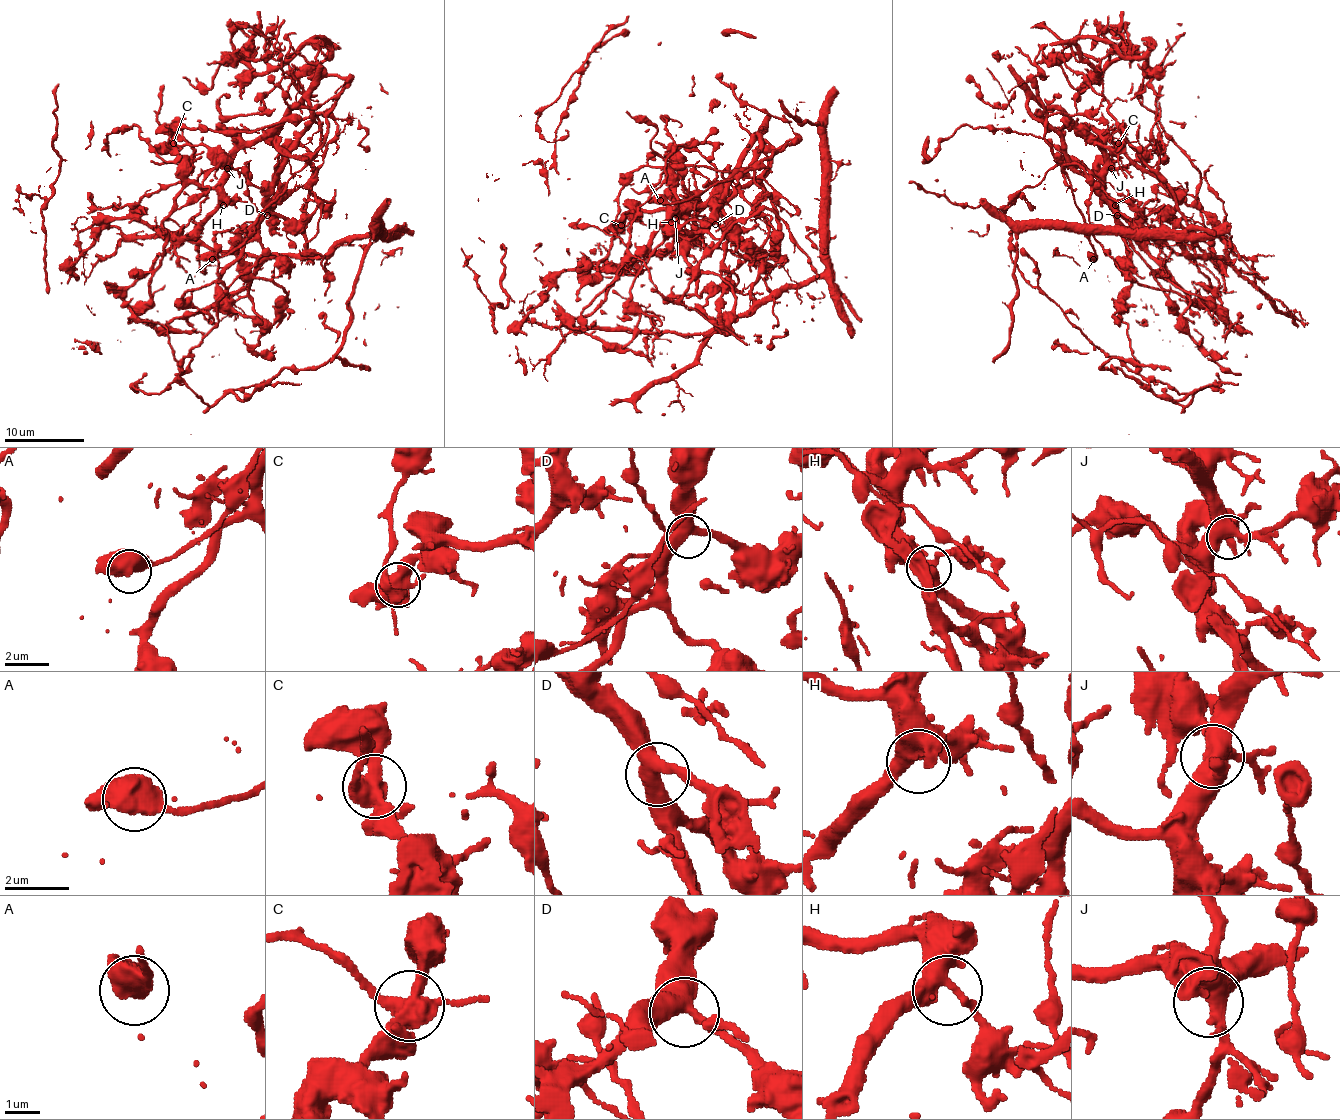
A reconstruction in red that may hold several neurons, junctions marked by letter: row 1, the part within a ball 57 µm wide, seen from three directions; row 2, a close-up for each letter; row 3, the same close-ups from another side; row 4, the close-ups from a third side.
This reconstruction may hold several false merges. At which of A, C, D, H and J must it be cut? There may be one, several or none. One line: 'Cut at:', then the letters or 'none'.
Cut at: A, C

